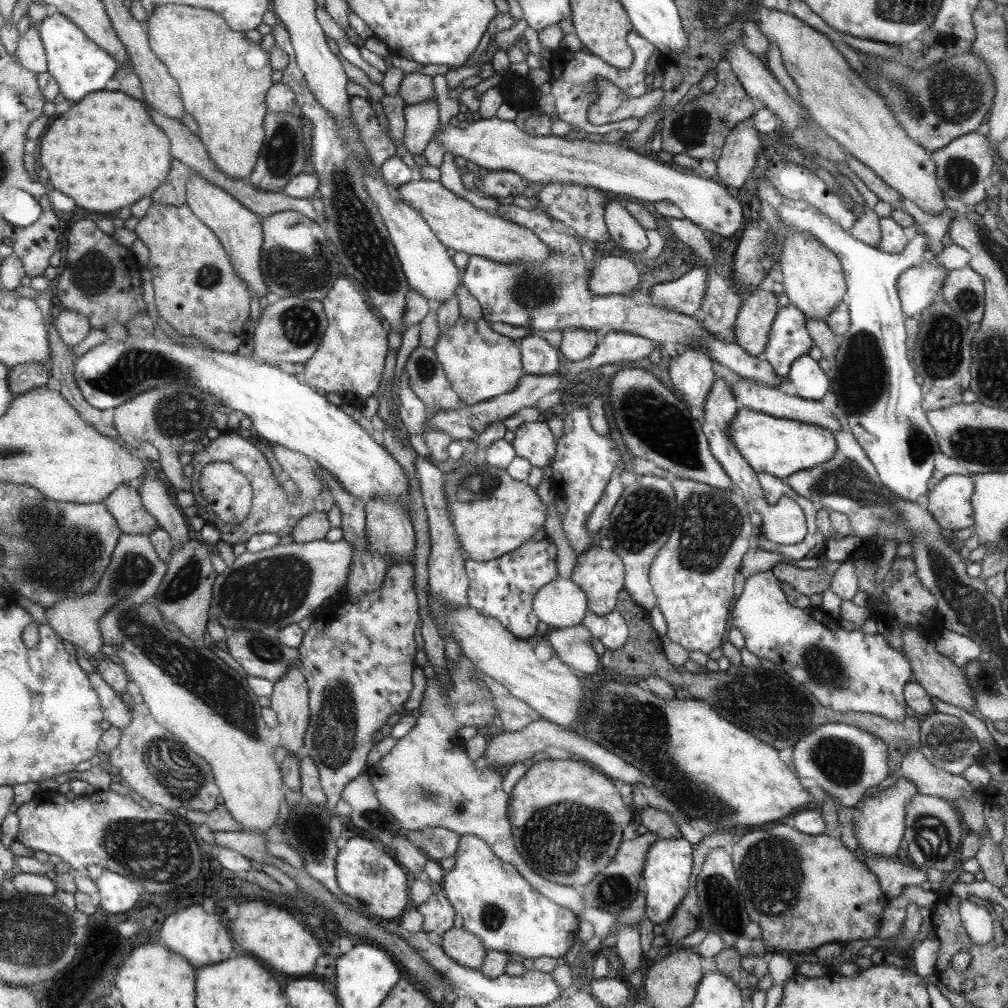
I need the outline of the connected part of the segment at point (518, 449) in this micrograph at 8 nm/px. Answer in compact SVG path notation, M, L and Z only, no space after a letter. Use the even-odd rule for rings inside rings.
M523 421L514 430L510 443L516 456L530 461L535 468L545 466L557 451L557 442L553 440L551 431L545 423L538 421Z

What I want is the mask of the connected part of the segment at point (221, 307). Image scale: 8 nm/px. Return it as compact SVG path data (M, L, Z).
M153 203L136 224L134 235L148 250L146 268L152 275L158 318L170 325L177 334L202 340L202 344L206 344L207 348L213 348L217 352L235 353L245 338L243 324L249 316L249 289L246 288L245 280L237 275L228 253L214 232L211 232L185 204L173 206Z

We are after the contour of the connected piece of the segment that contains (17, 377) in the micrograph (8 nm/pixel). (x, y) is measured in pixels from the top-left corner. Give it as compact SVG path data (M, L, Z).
M51 362L48 364L21 364L10 369L10 389L16 395L22 395L34 389L45 387L51 378Z

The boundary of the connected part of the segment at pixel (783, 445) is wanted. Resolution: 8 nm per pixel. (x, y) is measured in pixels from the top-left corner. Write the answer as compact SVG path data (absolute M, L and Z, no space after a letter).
M739 406L728 424L728 437L743 460L757 473L764 472L778 479L793 475L833 458L837 443L833 432L817 424L787 420Z

